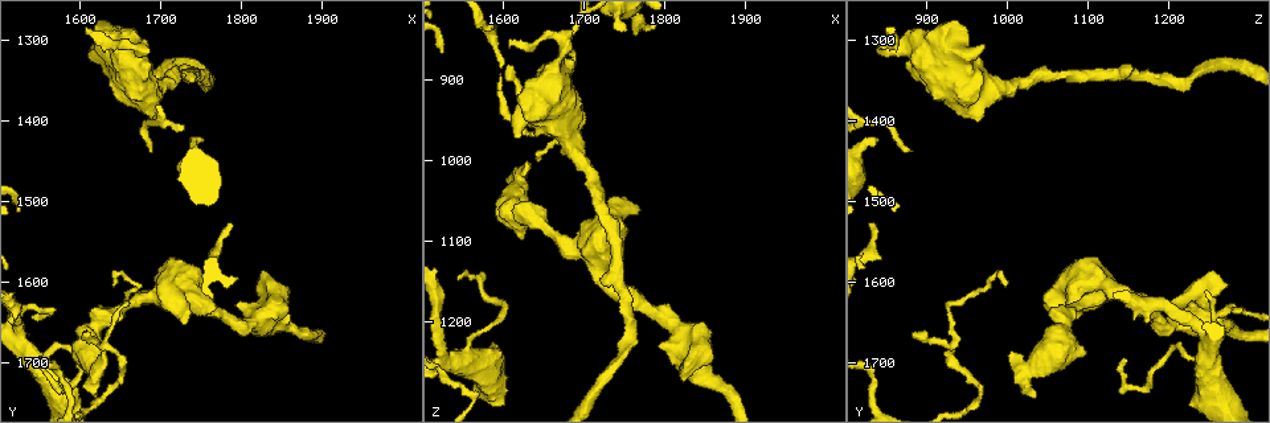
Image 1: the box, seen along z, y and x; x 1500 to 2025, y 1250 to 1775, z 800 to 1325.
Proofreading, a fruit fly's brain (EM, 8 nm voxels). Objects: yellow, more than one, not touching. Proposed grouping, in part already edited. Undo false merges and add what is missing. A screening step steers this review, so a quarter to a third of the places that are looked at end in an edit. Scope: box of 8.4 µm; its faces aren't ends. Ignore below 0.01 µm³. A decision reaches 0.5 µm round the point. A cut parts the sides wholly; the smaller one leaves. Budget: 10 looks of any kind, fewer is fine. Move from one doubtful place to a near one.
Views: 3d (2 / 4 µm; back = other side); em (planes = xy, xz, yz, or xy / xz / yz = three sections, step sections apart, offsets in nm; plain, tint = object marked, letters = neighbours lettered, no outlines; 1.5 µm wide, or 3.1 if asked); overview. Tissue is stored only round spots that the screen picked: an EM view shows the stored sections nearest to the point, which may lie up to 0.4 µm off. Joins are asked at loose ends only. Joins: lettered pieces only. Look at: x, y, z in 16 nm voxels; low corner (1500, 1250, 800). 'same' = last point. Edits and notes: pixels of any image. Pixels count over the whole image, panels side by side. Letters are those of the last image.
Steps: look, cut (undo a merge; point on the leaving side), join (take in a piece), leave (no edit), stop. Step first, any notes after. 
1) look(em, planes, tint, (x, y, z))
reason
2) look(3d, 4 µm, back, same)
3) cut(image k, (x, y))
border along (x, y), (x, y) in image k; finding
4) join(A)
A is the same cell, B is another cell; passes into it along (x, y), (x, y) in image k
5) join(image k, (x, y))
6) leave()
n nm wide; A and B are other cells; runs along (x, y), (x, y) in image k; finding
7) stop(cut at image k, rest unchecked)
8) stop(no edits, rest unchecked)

look(em, planes, letters, (1685, 1375, 945))

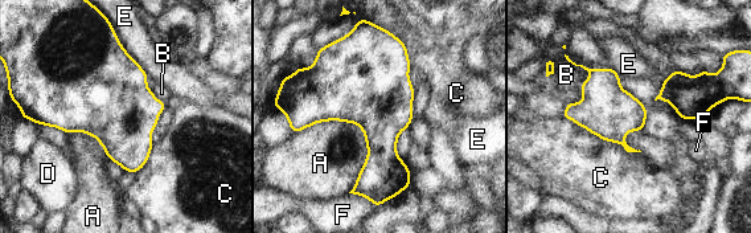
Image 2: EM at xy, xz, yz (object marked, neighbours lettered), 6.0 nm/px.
leave()
480 nm wide; C touches over 550 nm; A, B, C, D, E and F are other cells; one neuron here

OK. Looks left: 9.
look(em, xz, step 4, tint, (1545, 1695, 1150))
end of a long branch

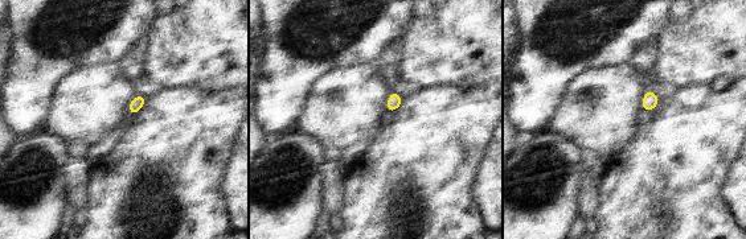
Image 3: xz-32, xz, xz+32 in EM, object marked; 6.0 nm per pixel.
look(em, planes, letters, same)

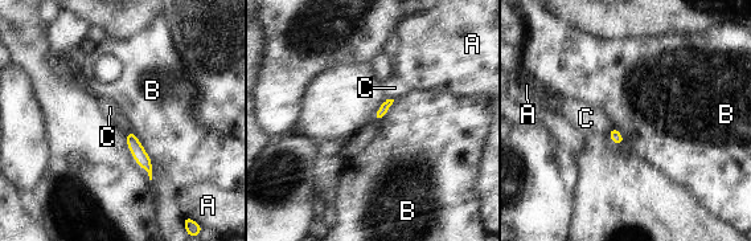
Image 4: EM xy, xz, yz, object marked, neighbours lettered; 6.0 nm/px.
leave()
A, B and C are other cells; border along (131, 131), (152, 163) in image 4; no lettered piece goes on from it

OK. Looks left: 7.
look(em, xz, step 8, letters, (1620, 1745, 1035))
stops while still wide

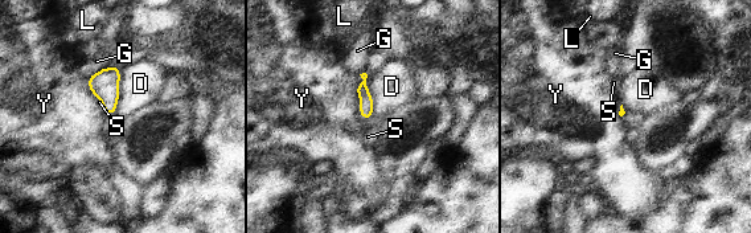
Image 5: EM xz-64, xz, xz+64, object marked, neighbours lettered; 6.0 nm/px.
leave()
D, G, L, S and Y are other cells; border along (357, 93), (360, 113), (364, 119) in image 5; no lettered piece goes on from it

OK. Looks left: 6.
look(3d, 4 µm, (1635, 1680, 935))
branch point

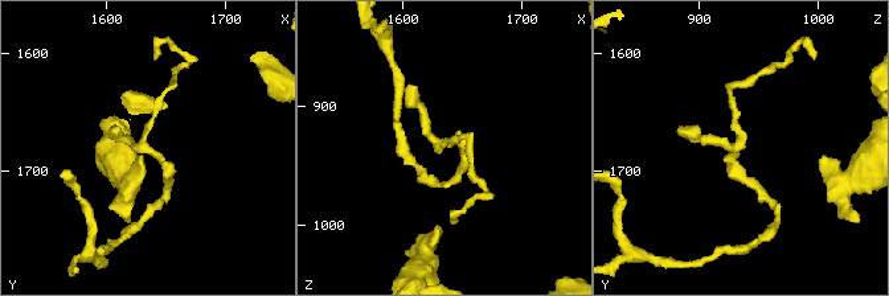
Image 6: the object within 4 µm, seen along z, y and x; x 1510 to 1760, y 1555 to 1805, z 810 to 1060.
look(em, planes, plain, (1634, 1678, 930))
shape alone is not enough

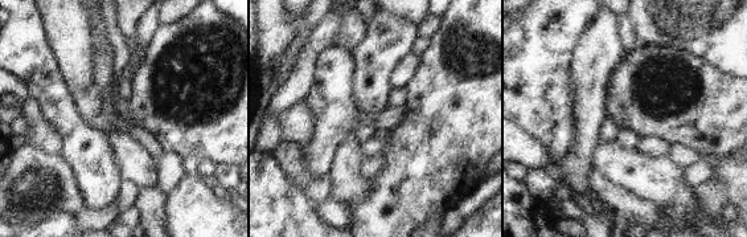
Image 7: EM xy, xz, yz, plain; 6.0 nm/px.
look(em, planes, letters, same)
what lies round it

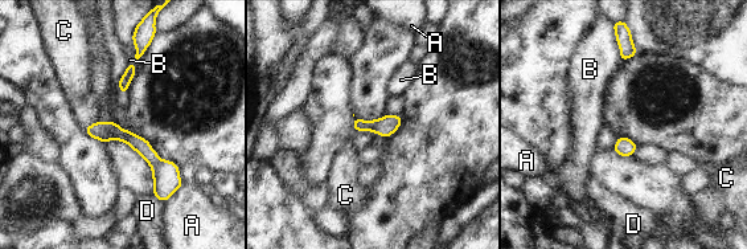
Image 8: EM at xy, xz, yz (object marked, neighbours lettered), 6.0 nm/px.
leave()
50 nm wide; A, B, C and D are other cells; runs along (90, 130), (132, 139), (172, 184) in image 8; continuous, no second neuron

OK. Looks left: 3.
stop(no edits, rest unchecked)

